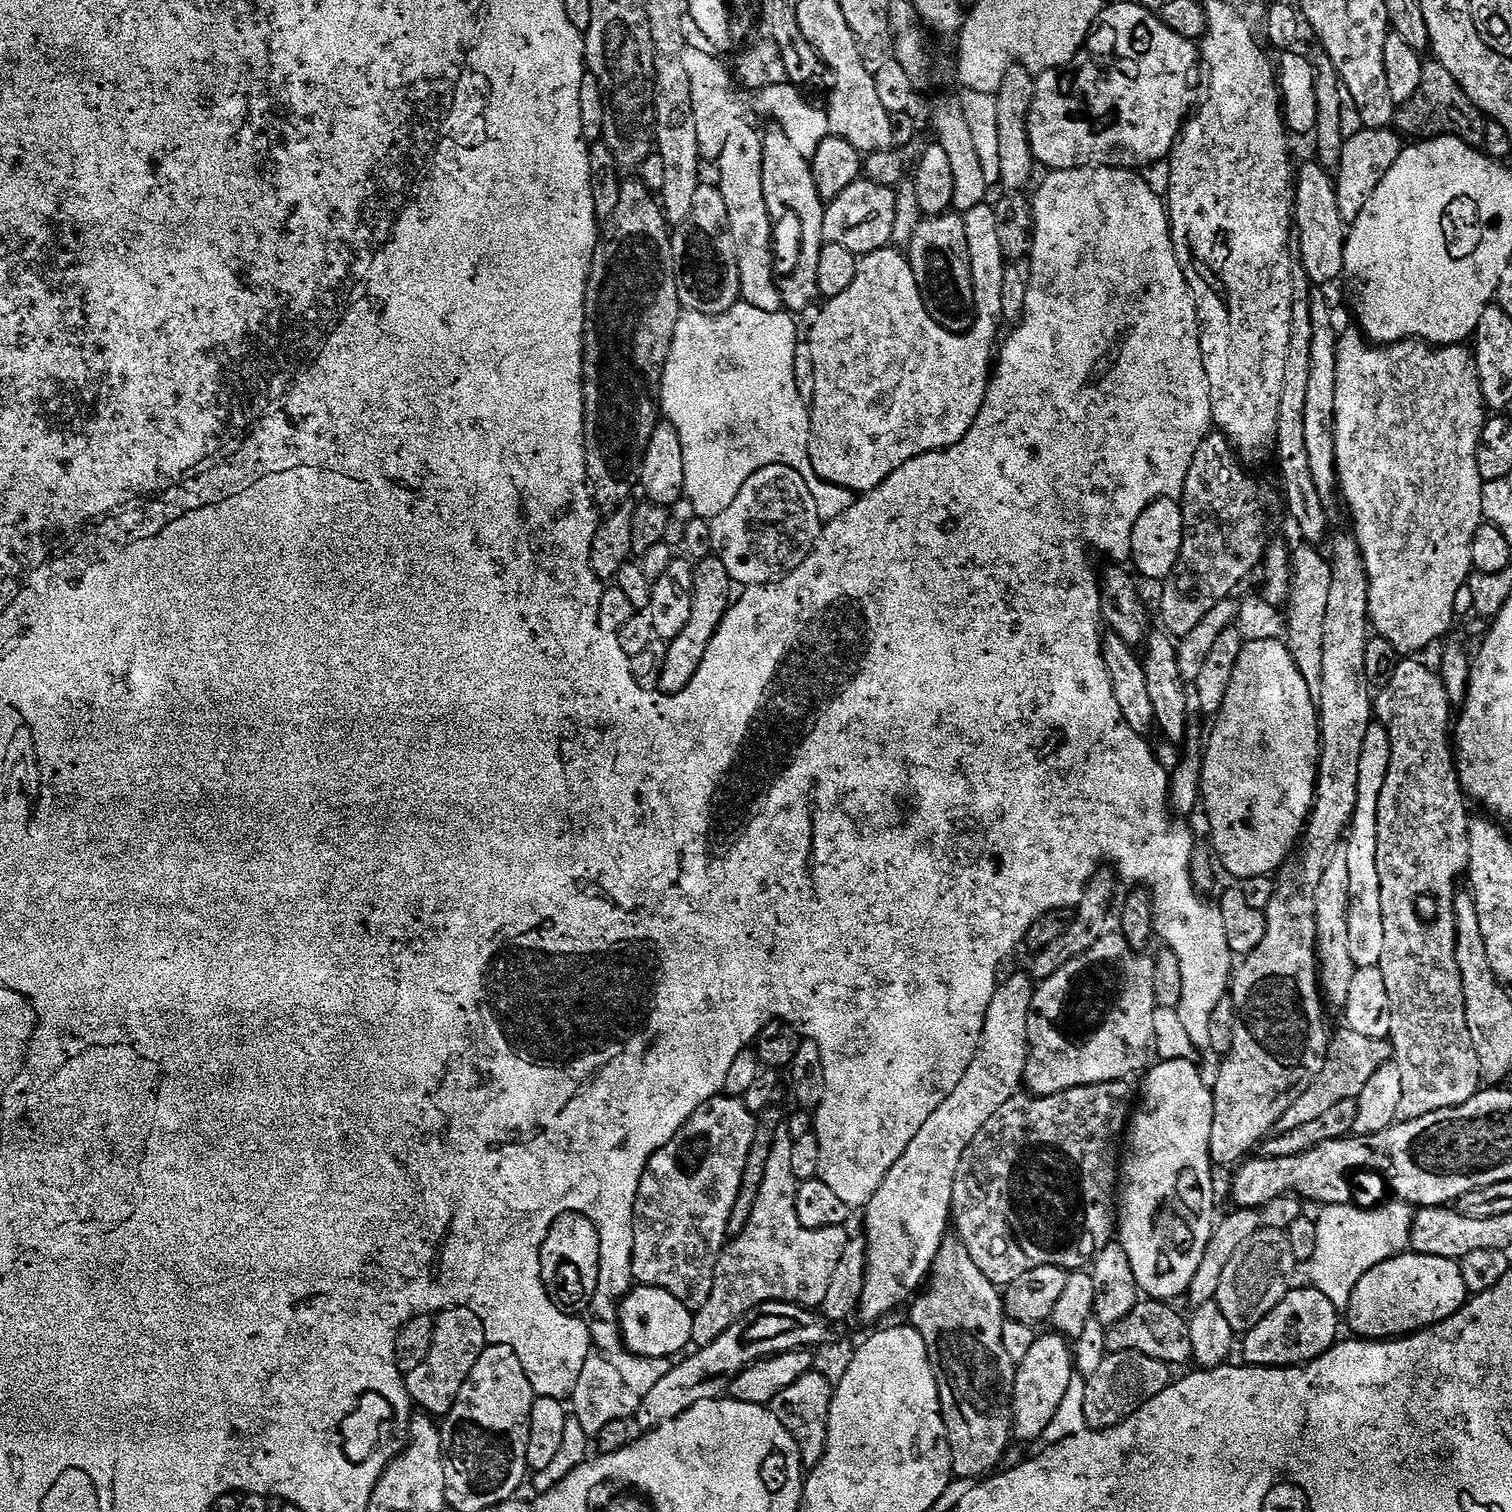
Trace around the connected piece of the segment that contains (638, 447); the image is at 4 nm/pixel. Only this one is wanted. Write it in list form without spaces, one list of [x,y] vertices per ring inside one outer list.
[[[625,179],[620,186],[620,193],[618,194],[618,207],[614,210],[614,214],[610,217],[607,217],[605,226],[603,225],[602,231],[599,233],[598,239],[596,241],[596,253],[592,255],[592,272],[588,275],[588,293],[586,294],[586,318],[584,319],[584,448],[588,452],[588,475],[590,477],[591,487],[594,489],[594,499],[596,501],[596,507],[601,513],[609,514],[621,503],[627,501],[629,497],[632,496],[632,484],[634,488],[634,477],[638,472],[638,458],[643,458],[646,454],[646,446],[650,446],[650,438],[654,434],[658,423],[658,417],[661,415],[660,410],[660,383],[662,382],[662,374],[664,373],[664,367],[666,362],[670,358],[670,346],[674,342],[674,330],[678,326],[678,318],[682,314],[682,307],[680,308],[680,288],[676,285],[676,260],[672,257],[672,252],[674,253],[674,240],[670,235],[668,237],[668,231],[670,231],[669,222],[664,215],[664,209],[658,203],[657,197],[654,195],[652,197],[652,192],[643,184],[640,180],[628,180]]]

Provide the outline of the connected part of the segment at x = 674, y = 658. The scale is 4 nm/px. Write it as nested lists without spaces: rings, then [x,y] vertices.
[[[716,555],[699,561],[695,569],[694,606],[690,610],[690,622],[686,622],[686,627],[682,629],[682,634],[678,634],[678,638],[668,641],[666,666],[662,666],[662,678],[658,685],[659,691],[665,694],[681,692],[692,681],[694,674],[698,674],[698,666],[702,666],[702,658],[706,658],[706,650],[720,628],[720,623],[724,621],[734,596],[734,581]]]

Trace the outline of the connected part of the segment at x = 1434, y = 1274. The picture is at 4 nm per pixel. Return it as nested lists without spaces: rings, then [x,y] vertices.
[[[1411,1250],[1390,1258],[1370,1270],[1354,1286],[1346,1313],[1346,1328],[1362,1340],[1395,1340],[1441,1324],[1467,1304],[1470,1293],[1462,1282],[1462,1270],[1455,1260],[1425,1258]]]

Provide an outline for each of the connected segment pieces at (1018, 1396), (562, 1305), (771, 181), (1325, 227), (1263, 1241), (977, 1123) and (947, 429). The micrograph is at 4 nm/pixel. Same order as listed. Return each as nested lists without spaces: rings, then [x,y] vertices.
[[[1059,1334],[1051,1335],[1037,1335],[1030,1354],[1018,1363],[1012,1399],[1012,1427],[1017,1441],[1036,1442],[1041,1439],[1054,1414],[1057,1413],[1067,1387],[1070,1386],[1071,1376],[1074,1373],[1073,1349],[1065,1337]]]
[[[567,1212],[552,1221],[550,1230],[546,1234],[546,1242],[542,1242],[540,1261],[542,1262],[542,1282],[550,1294],[550,1298],[561,1310],[576,1314],[587,1309],[594,1298],[595,1288],[602,1284],[599,1278],[600,1235],[590,1218],[581,1212]]]
[[[772,126],[769,132],[763,133],[764,149],[762,150],[762,190],[766,194],[766,202],[770,206],[781,204],[796,215],[800,223],[800,257],[792,268],[788,280],[781,279],[780,297],[784,308],[789,313],[804,312],[818,296],[818,254],[822,254],[826,243],[822,234],[824,209],[826,201],[818,194],[818,186],[814,182],[812,165],[809,157],[801,154],[786,138],[786,134],[778,126]]]
[[[1318,162],[1299,165],[1294,176],[1294,236],[1300,242],[1298,262],[1313,285],[1332,284],[1344,274],[1346,221],[1338,210],[1336,186],[1329,169]]]
[[[1261,1227],[1259,1232],[1238,1246],[1234,1258],[1230,1258],[1226,1270],[1222,1270],[1222,1283],[1215,1299],[1233,1333],[1247,1334],[1254,1330],[1254,1326],[1258,1326],[1258,1322],[1262,1322],[1262,1318],[1266,1318],[1266,1314],[1286,1298],[1290,1291],[1288,1279],[1295,1268],[1298,1268],[1298,1263],[1285,1229]]]
[[[1019,970],[1005,984],[997,984],[994,998],[990,998],[990,1006],[986,1010],[986,1022],[982,1026],[980,1040],[976,1043],[976,1053],[966,1074],[962,1074],[962,1082],[958,1082],[958,1086],[954,1086],[951,1094],[940,1103],[938,1110],[930,1114],[922,1130],[918,1130],[918,1134],[912,1139],[910,1146],[906,1146],[898,1162],[894,1162],[882,1186],[878,1186],[871,1202],[867,1204],[868,1271],[864,1273],[864,1289],[858,1309],[858,1316],[862,1319],[882,1319],[887,1312],[894,1311],[903,1300],[911,1301],[929,1279],[938,1250],[944,1237],[950,1232],[952,1195],[962,1154],[968,1149],[970,1142],[974,1142],[974,1134],[978,1134],[986,1121],[998,1114],[998,1110],[1006,1106],[1008,1099],[1017,1095],[1024,1084],[1024,1071],[1028,1061],[1028,1019],[1036,989],[1033,977],[1024,970]]]
[[[981,202],[975,204],[972,208],[967,209],[963,213],[964,225],[966,226],[966,242],[968,243],[968,249],[970,250],[970,270],[972,271],[972,281],[974,282],[974,302],[976,303],[976,311],[974,313],[974,319],[976,319],[976,328],[969,327],[967,330],[957,334],[952,331],[951,328],[945,326],[943,323],[940,324],[935,315],[929,314],[926,310],[926,306],[922,302],[920,297],[920,291],[916,285],[916,279],[914,278],[914,270],[908,264],[907,255],[903,251],[897,250],[892,246],[885,246],[879,248],[877,252],[872,252],[868,256],[863,257],[856,265],[856,273],[854,274],[854,282],[850,282],[850,290],[842,290],[842,294],[831,297],[827,301],[828,304],[820,313],[816,316],[816,321],[812,324],[812,329],[809,330],[808,336],[806,336],[806,343],[810,346],[810,354],[814,354],[814,398],[810,401],[810,415],[812,418],[812,437],[810,438],[810,462],[814,466],[814,470],[820,475],[821,481],[824,484],[836,484],[840,488],[846,488],[853,494],[863,494],[874,490],[882,482],[886,482],[886,478],[890,478],[890,474],[894,474],[894,470],[898,470],[906,462],[910,462],[914,458],[918,458],[922,454],[927,452],[941,452],[944,448],[954,446],[959,442],[964,435],[970,430],[970,426],[974,426],[974,418],[978,418],[978,410],[982,410],[982,402],[986,398],[988,393],[988,382],[990,379],[990,369],[994,364],[994,349],[997,347],[998,340],[996,342],[996,331],[1000,328],[1000,315],[1004,312],[1004,256],[1006,256],[1006,250],[1002,246],[1002,242],[998,239],[998,218],[996,217],[996,209],[991,203]]]

